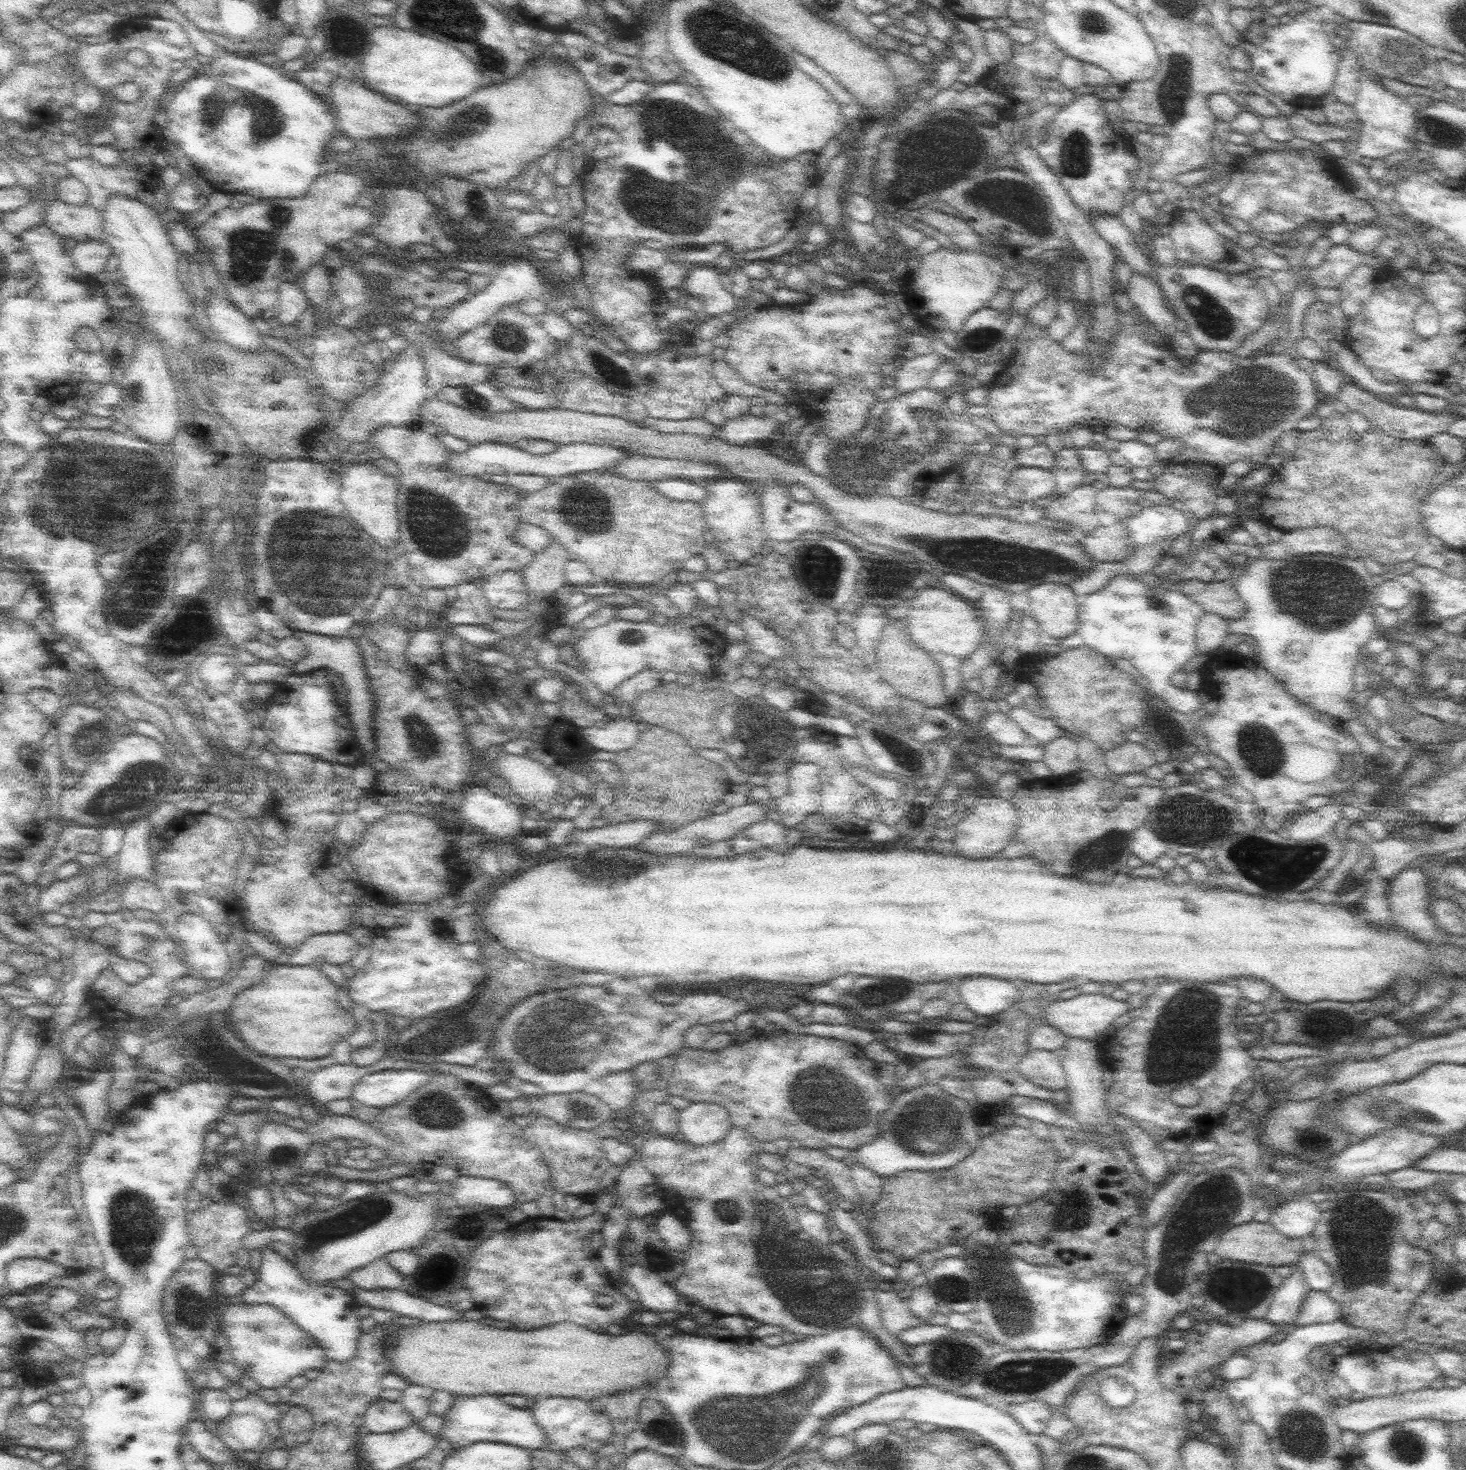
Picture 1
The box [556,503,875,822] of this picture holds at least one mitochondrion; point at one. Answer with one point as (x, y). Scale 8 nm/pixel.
(822, 570)

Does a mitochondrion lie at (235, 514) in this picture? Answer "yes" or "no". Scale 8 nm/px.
no

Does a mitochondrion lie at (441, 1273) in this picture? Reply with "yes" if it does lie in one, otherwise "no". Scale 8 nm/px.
no

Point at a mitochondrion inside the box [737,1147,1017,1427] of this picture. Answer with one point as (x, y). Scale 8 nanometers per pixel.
(833, 1299)

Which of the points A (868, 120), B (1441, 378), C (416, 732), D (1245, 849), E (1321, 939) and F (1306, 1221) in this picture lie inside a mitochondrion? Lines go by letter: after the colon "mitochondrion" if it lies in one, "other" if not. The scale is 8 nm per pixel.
A: other
B: other
C: mitochondrion
D: mitochondrion
E: other
F: other

